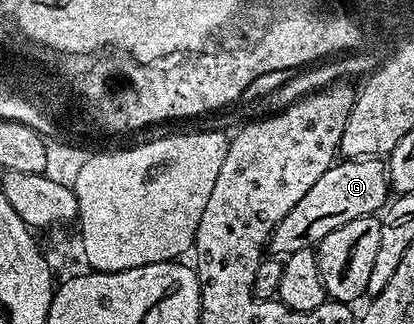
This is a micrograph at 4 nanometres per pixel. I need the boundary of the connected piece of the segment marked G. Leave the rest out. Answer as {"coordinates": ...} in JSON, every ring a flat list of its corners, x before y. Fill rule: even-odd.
{"coordinates":[[346,158,335,162,288,214,278,217,278,224,268,234,268,248,275,257,285,258,296,250,313,249,336,226,352,218,373,216,387,203,388,168,378,158],[379,207,379,208,378,208],[378,208,378,209,377,209]]}

